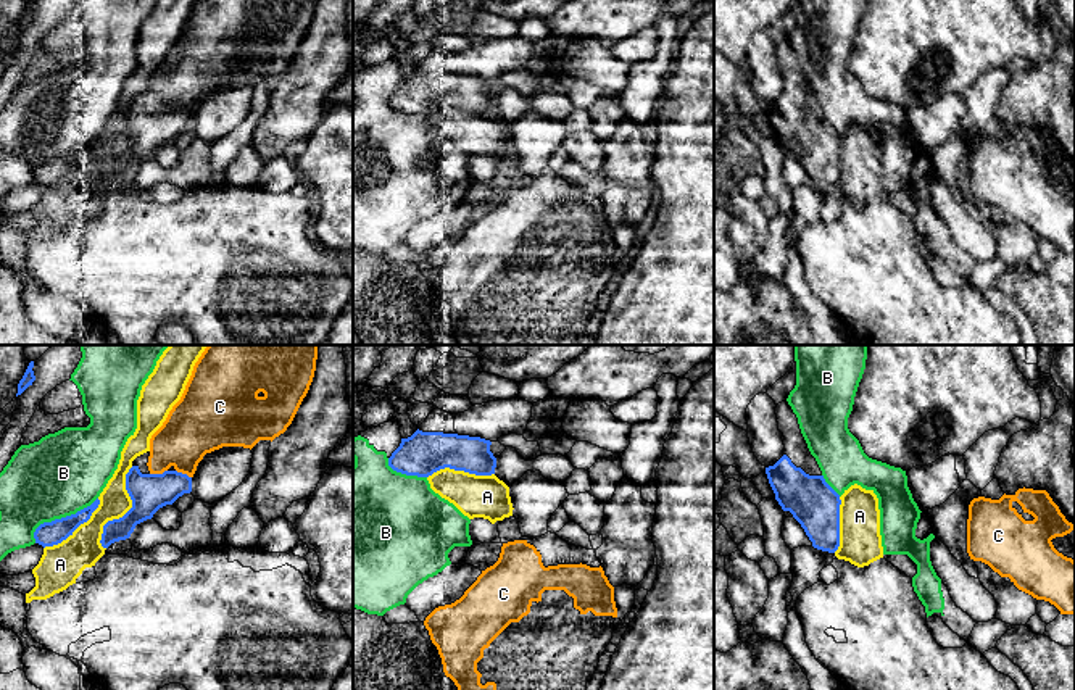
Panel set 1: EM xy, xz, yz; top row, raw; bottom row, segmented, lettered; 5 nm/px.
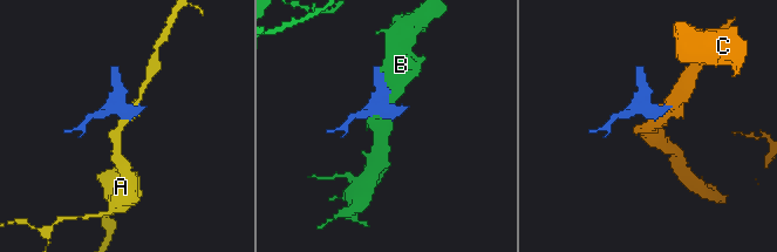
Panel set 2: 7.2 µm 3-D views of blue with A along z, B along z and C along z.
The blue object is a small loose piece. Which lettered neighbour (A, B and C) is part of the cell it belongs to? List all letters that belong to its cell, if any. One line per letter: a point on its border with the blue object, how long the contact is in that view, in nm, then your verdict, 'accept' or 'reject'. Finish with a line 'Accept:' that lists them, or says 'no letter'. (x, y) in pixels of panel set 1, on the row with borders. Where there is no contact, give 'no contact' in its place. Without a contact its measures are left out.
A: xy (128, 511) | 440 nm | reject
B: xy (62, 518) | 400 nm | reject
C: xy (158, 474) | 90 nm | accept
Accept: C

